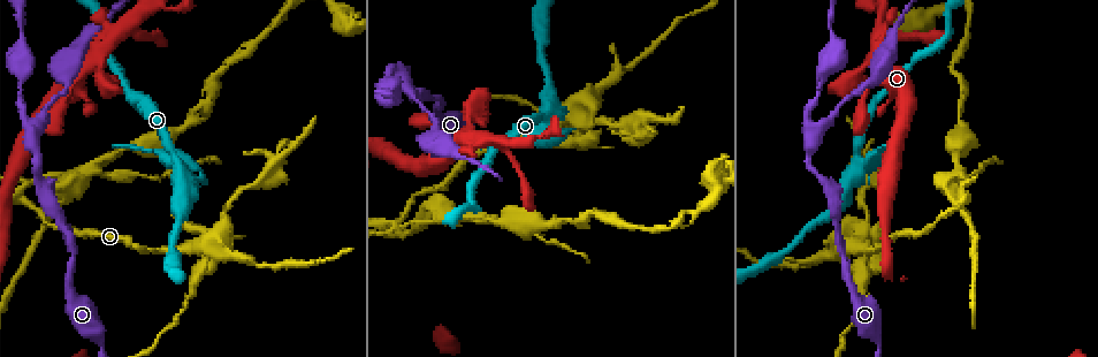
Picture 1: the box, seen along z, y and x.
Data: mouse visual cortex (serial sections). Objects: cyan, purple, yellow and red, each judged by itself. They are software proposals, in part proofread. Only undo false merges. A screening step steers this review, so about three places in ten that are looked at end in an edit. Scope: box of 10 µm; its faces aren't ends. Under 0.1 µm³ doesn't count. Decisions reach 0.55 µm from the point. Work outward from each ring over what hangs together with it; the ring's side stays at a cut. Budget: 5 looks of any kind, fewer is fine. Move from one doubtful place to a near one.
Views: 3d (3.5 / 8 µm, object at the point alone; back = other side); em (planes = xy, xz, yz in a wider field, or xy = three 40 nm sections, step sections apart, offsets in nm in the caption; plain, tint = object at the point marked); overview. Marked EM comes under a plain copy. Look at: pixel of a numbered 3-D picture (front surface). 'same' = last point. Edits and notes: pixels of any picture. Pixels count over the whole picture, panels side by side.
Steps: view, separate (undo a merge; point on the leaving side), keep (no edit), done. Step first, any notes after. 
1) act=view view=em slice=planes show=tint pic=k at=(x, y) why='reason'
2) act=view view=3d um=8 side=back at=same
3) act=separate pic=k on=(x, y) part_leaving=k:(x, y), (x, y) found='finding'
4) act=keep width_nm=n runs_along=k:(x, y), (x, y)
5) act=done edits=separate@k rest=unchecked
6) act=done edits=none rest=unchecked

act=view view=3d um=3.5 pic=1 at=(402, 75) why='side arm on a straight run'

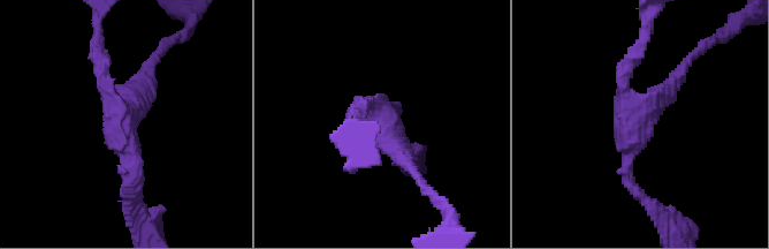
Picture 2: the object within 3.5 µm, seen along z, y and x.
act=view view=em slice=xy step=1 show=tint pic=2 at=(123, 115) arms=3 arm_widths_nm=200,200,200 why='shape alone is not enough'

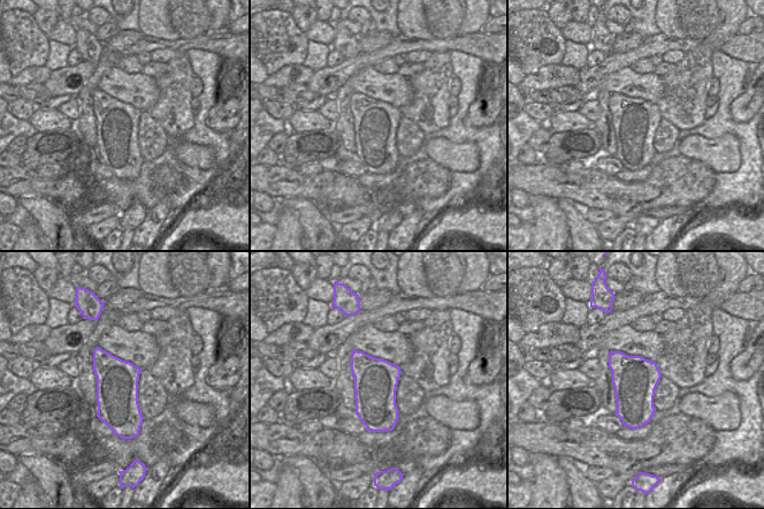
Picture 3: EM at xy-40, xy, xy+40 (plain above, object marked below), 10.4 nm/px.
act=keep runs_along=2:(637, 191), (629, 181), (637, 120), (687, 63) found='all the same cell'

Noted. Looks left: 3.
act=view view=3d um=3.5 pic=1 at=(856, 243) why='looks like a crossing'

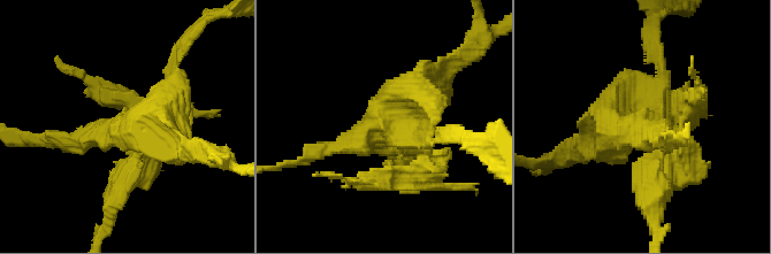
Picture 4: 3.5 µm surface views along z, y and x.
act=view view=em slice=planes show=tint pic=4 at=(639, 129) why='shape alone is not enough'

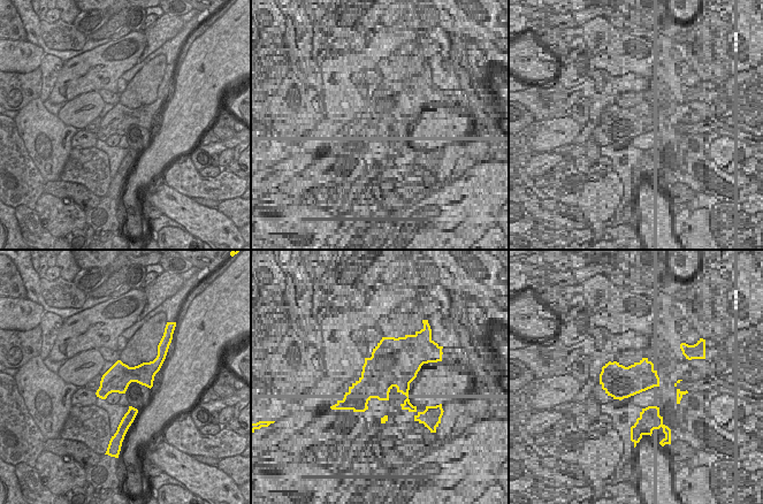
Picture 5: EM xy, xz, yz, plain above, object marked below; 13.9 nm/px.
act=separate pic=4 on=(684, 152) arms=4 arm_widths_nm=150,200,200,450 part_leaving=4:(663, 98), (650, 27) found='two cells meet here'

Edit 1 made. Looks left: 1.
act=done edits=separate@4 rest=unchecked

